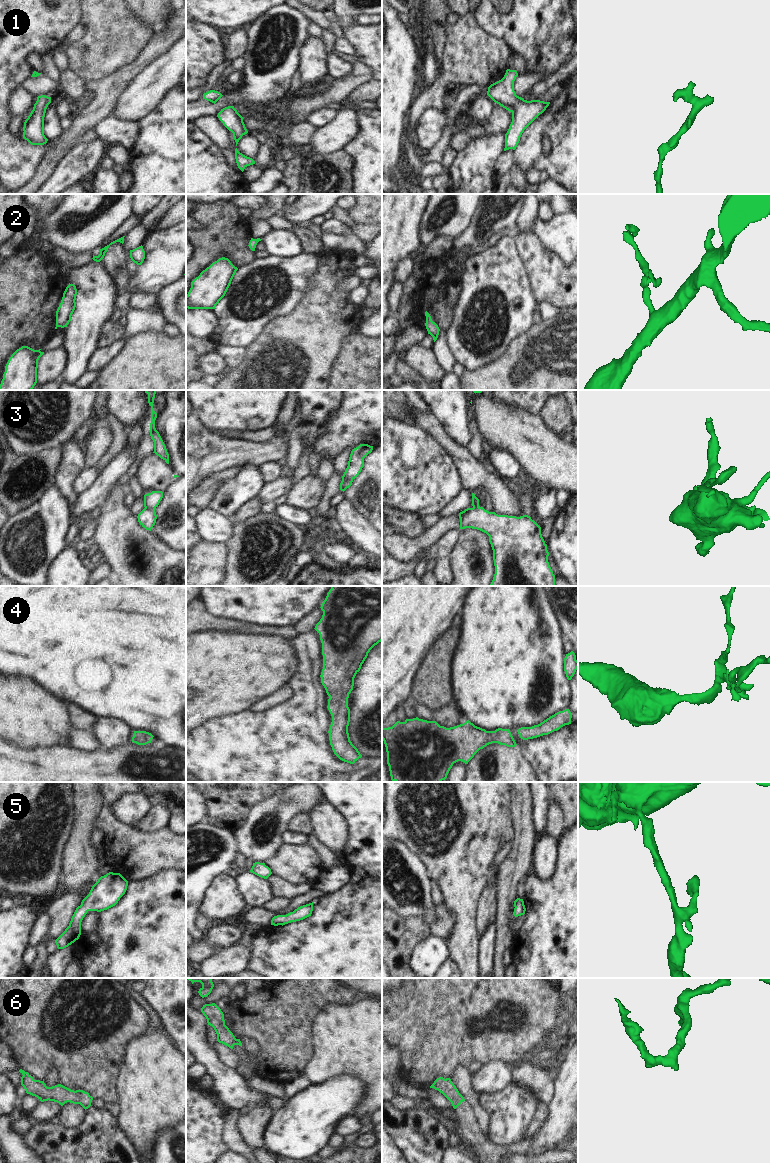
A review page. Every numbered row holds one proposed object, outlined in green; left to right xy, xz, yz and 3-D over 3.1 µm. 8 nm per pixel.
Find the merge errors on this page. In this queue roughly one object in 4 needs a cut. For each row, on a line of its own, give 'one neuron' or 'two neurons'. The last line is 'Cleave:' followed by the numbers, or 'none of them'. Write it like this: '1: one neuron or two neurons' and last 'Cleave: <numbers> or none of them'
1: one neuron
2: one neuron
3: two neurons
4: one neuron
5: one neuron
6: one neuron
Cleave: 3

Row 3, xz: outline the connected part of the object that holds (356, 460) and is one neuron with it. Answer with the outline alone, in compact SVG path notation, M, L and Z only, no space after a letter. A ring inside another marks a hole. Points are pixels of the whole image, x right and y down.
M360 444L351 451L348 466L342 476L342 481L345 479L355 479L361 472L364 466L364 458L371 453L373 446L368 444Z

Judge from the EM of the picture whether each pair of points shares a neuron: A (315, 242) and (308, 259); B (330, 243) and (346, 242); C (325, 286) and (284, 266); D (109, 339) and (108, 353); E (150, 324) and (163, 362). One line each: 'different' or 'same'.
A: different
B: same
C: different
D: different
E: different

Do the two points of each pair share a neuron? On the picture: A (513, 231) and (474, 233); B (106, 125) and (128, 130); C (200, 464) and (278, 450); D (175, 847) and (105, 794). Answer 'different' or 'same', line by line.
A: different
B: same
C: same
D: same

